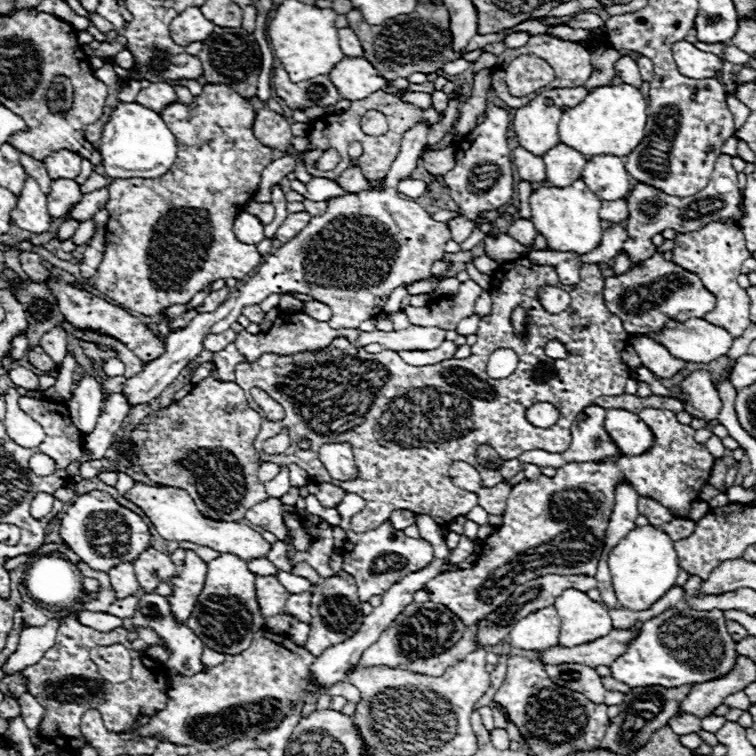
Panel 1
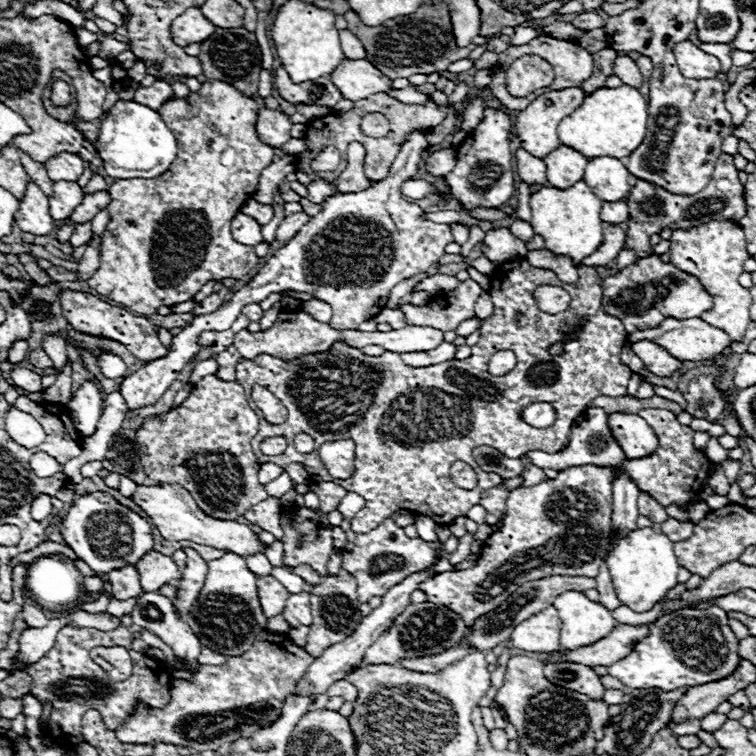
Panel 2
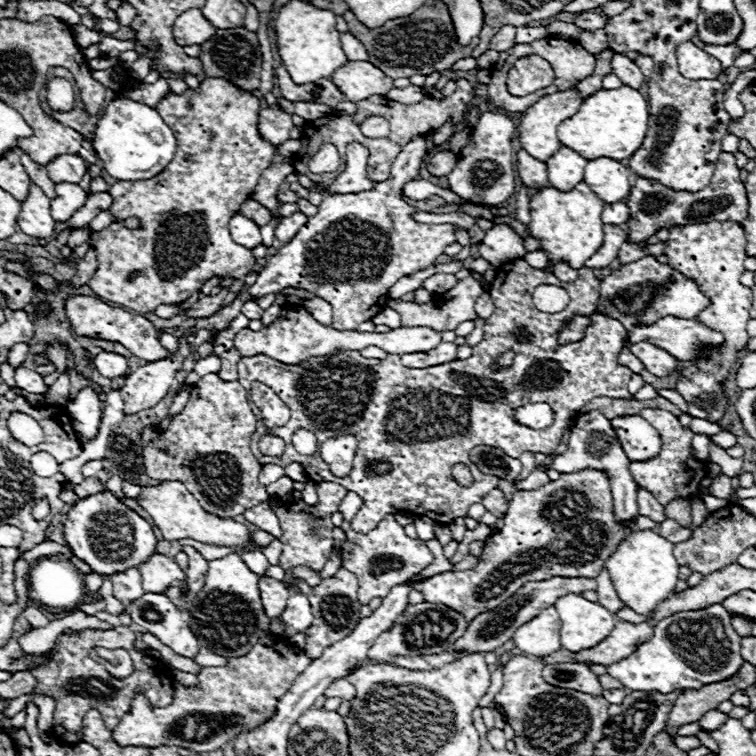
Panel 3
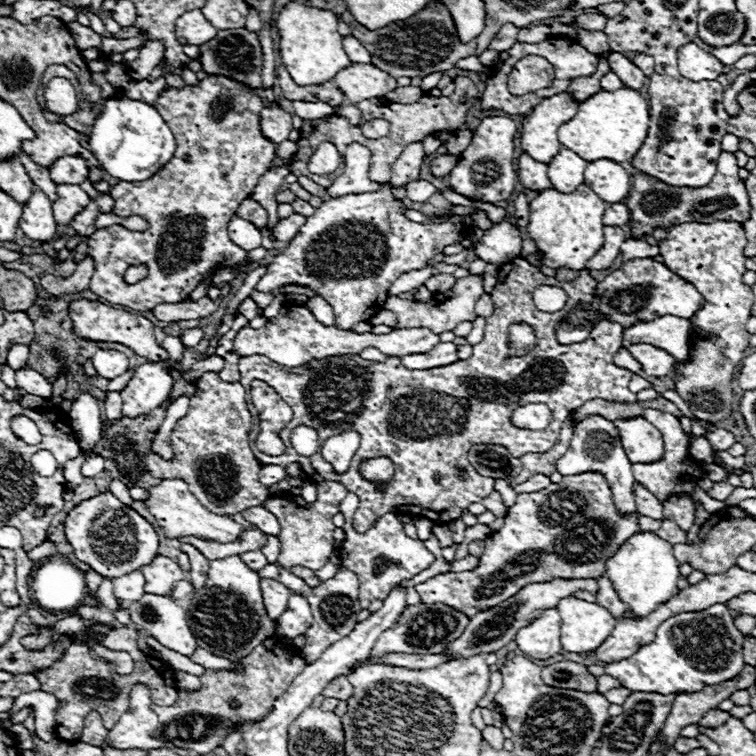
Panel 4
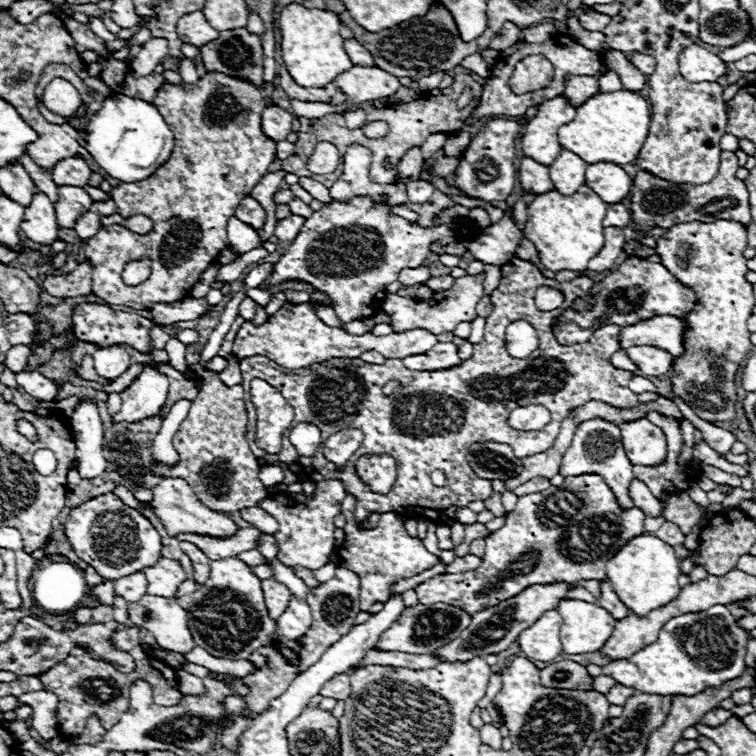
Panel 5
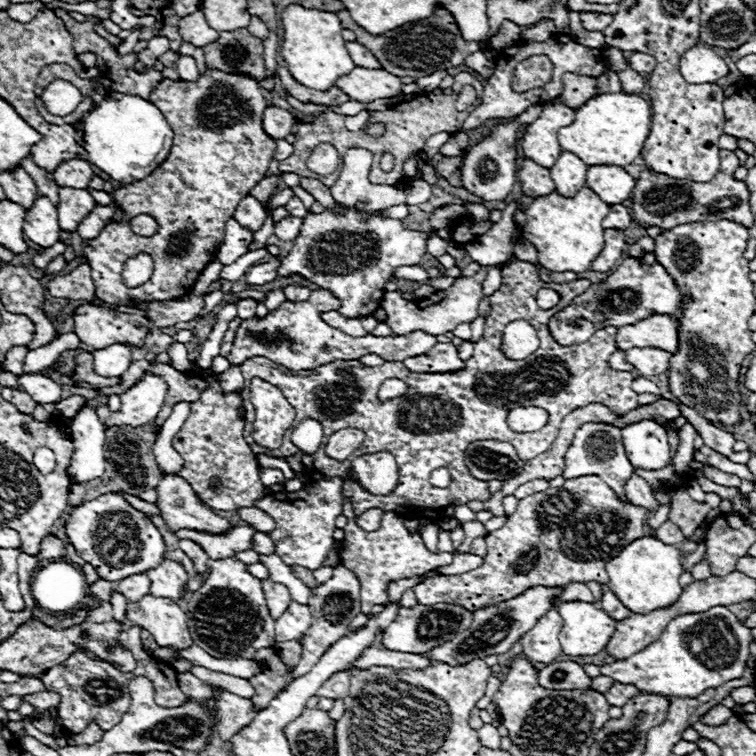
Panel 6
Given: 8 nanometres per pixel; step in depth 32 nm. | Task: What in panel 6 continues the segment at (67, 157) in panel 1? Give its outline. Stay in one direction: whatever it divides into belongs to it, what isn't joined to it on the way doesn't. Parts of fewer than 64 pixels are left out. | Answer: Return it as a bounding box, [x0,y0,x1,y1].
[52,158,94,188]

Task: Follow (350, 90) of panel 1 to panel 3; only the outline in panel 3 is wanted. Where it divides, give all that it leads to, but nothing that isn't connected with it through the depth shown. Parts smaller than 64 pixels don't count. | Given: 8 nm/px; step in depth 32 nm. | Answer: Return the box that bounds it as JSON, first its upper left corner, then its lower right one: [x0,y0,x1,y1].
[332,60,394,102]

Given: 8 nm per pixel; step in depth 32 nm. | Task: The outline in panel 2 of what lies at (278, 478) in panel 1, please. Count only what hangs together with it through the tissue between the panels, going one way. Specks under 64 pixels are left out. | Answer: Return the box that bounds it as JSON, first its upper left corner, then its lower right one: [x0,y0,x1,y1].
[266,470,292,498]

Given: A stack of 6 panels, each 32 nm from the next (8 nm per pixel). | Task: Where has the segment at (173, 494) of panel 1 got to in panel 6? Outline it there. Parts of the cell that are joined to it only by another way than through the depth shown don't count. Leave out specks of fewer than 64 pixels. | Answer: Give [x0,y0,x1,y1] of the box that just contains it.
[154,474,234,534]

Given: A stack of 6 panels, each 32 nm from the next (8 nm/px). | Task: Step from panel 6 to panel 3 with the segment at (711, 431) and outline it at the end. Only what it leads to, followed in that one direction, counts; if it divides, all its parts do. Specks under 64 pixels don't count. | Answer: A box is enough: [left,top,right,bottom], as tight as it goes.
[710,432,736,450]

